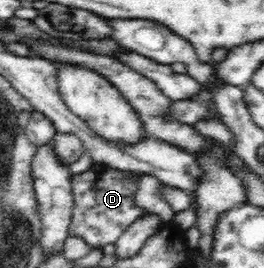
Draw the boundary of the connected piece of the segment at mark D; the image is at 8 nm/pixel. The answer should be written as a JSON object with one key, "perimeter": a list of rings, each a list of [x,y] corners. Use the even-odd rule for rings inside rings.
{"perimeter":[[[94,163],[87,171],[84,171],[83,173],[80,173],[78,175],[74,175],[71,178],[71,185],[72,185],[72,194],[74,195],[74,210],[72,210],[72,220],[70,222],[70,226],[68,226],[68,233],[70,233],[70,237],[80,237],[83,238],[86,241],[86,244],[89,244],[94,249],[102,249],[106,244],[115,244],[115,242],[120,238],[120,235],[123,232],[126,232],[126,229],[133,224],[133,222],[136,222],[138,219],[141,219],[145,216],[146,212],[145,210],[142,210],[141,208],[138,208],[133,203],[133,194],[137,191],[138,183],[140,174],[129,172],[129,171],[122,171],[114,168],[110,168],[105,165],[100,165],[97,163]]]}

